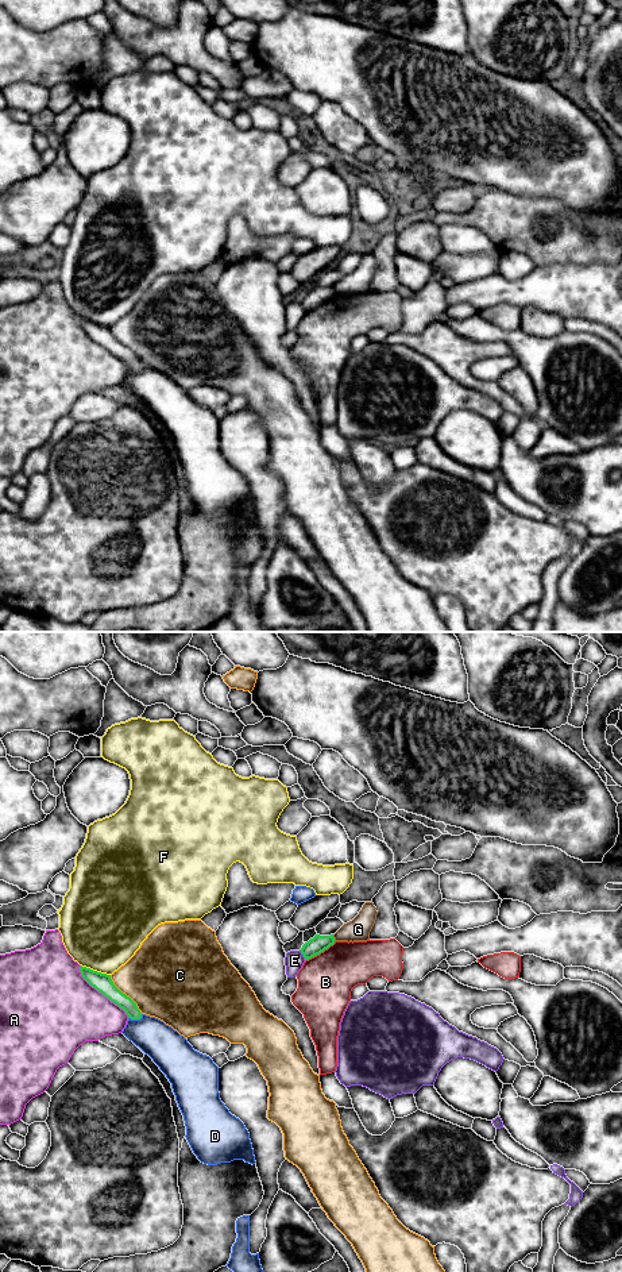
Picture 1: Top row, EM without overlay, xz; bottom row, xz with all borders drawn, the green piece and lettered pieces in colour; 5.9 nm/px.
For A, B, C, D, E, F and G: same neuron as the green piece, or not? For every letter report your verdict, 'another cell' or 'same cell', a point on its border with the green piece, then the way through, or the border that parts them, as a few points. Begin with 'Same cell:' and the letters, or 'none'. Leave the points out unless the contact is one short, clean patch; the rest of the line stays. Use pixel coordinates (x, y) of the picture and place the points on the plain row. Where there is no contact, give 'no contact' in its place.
Same cell: none
A: another cell; contact xz (101, 345)
B: another cell; contact xz (320, 304)
C: another cell; contact xz (124, 346)
D: another cell; contact xz (135, 370)
E: another cell; contact xz (302, 305)
F: another cell; contact xz (96, 323)
G: another cell; contact xz (333, 289); border xz (332, 286), (336, 292)

